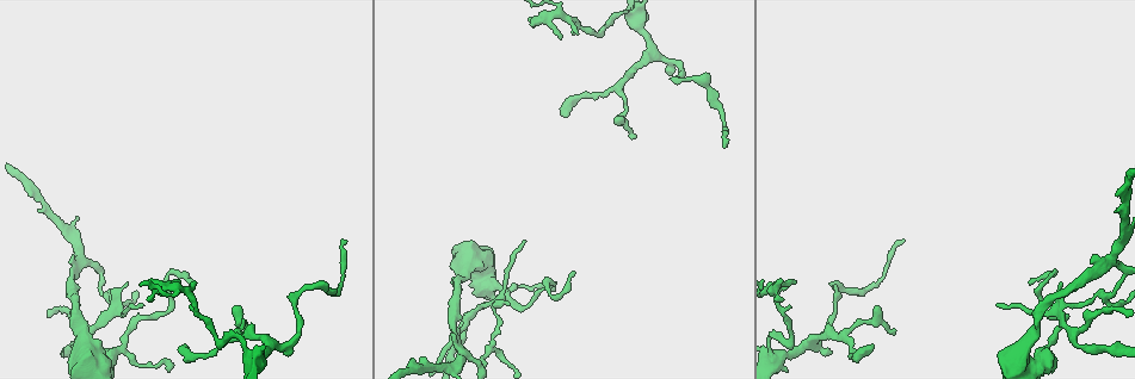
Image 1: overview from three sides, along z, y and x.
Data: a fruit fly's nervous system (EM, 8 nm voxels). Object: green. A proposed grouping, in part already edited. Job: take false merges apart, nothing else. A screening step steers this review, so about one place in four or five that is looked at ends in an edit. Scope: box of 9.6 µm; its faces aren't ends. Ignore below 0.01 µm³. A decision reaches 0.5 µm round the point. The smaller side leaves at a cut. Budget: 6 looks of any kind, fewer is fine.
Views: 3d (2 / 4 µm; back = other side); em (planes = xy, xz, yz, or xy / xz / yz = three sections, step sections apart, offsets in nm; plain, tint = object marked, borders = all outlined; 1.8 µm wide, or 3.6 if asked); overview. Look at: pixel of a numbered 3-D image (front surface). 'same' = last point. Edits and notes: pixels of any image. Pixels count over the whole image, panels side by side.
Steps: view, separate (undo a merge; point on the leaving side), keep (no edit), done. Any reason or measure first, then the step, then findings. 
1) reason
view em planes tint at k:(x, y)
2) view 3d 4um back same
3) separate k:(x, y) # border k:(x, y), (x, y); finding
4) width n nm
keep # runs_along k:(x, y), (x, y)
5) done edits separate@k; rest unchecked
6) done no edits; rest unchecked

branch point
view 3d 4um at 1:(1104, 298)

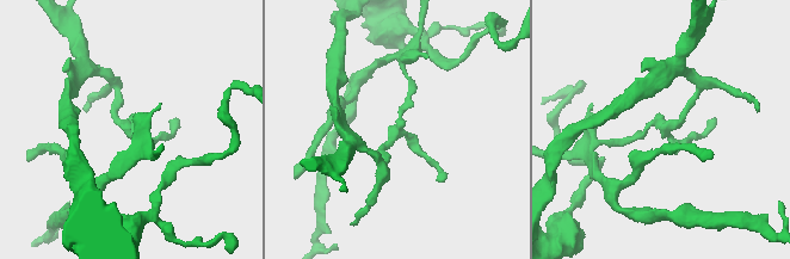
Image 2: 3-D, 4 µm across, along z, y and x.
now the EM
view em planes tint at 2:(662, 129)

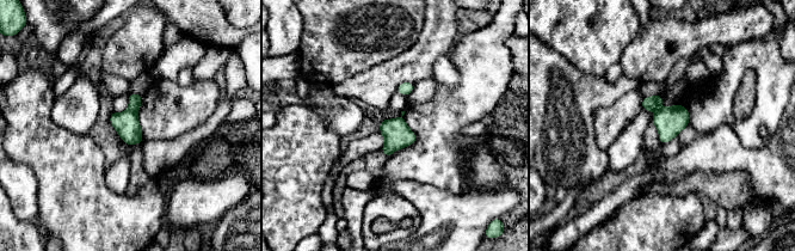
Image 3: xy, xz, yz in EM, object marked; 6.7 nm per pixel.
separate 3:(135, 100) # two neurons meet here

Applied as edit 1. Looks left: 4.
sharp bend
view em planes tint at 1:(240, 322)

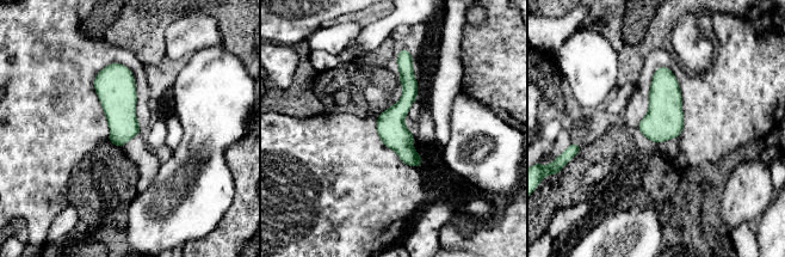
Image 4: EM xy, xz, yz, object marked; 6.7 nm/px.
keep # runs_along 4:(407, 57), (399, 138), (418, 164); all the same neuron

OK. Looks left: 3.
a fork
view 3d 4um back at 1:(269, 344)

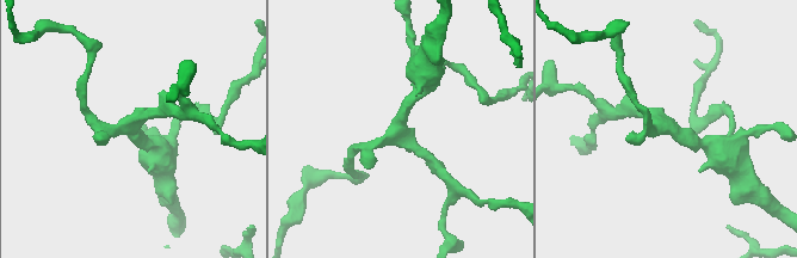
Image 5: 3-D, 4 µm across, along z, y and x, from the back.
arms 3
view em xz step 8 borders at 5:(130, 128)

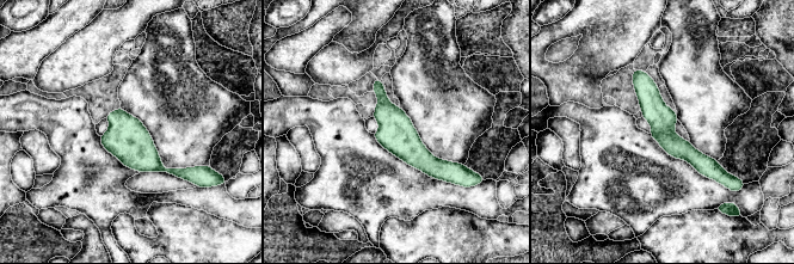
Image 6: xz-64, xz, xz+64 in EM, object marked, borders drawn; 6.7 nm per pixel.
keep # runs_along 6:(636, 73), (663, 129), (720, 173); one neuron here

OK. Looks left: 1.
done edits separate@3; rest unchecked

